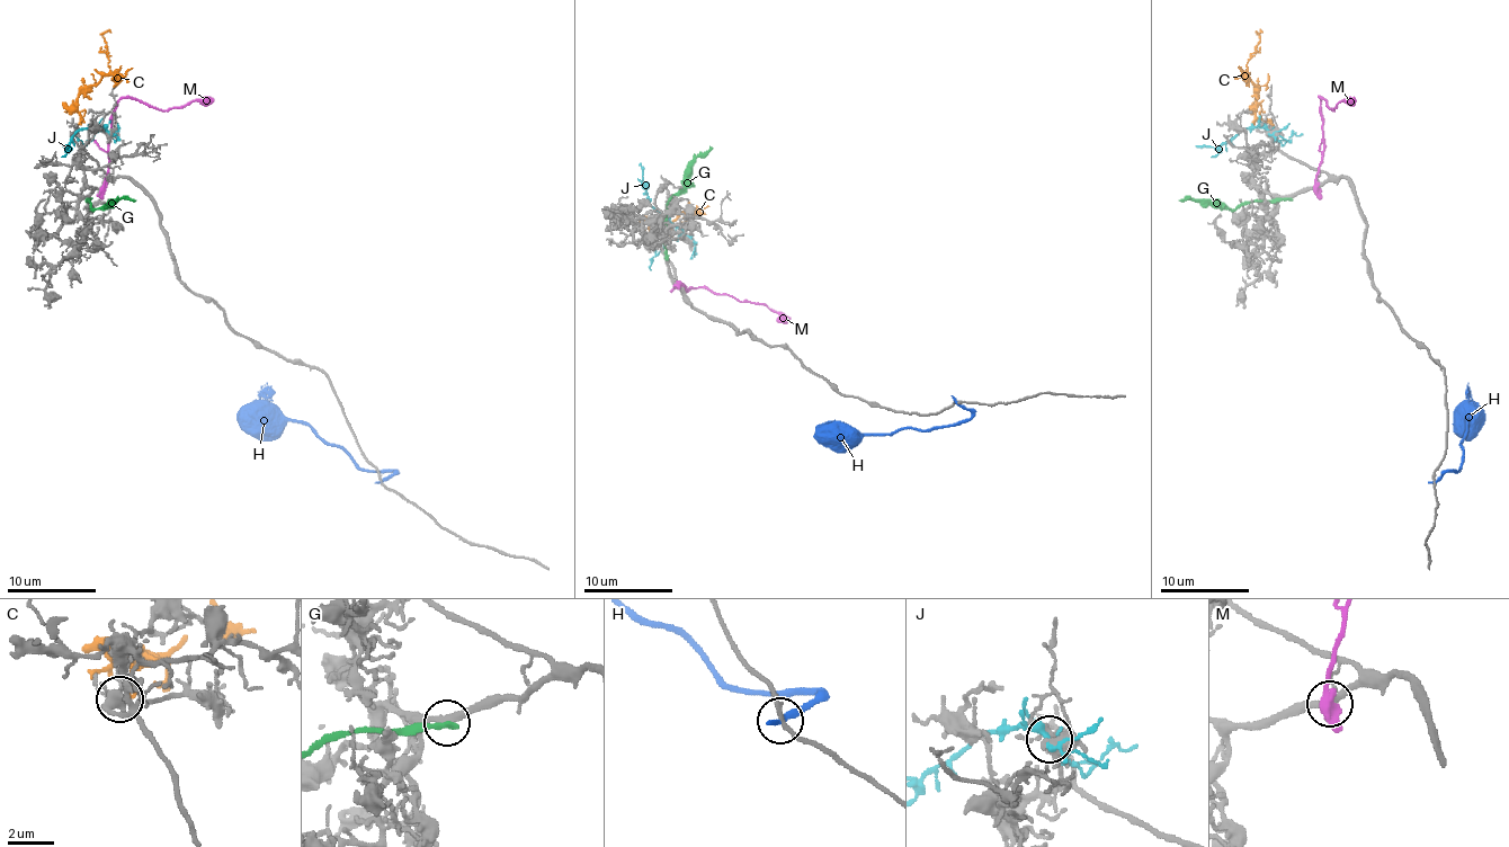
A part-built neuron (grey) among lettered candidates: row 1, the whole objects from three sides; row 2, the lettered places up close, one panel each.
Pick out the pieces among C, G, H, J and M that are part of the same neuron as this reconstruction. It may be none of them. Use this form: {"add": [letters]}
{"add": ["C"]}

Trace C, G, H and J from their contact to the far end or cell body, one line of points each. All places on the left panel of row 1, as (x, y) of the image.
C: (76, 126), (80, 122), (78, 97), (107, 73), (107, 42), (103, 35), (107, 30), (112, 33)
G: (89, 197), (94, 208), (125, 197), (134, 199)
H: (381, 482), (394, 471), (363, 471), (305, 422), (276, 420), (269, 416), (237, 418)
J: (107, 131), (100, 126), (80, 128), (67, 146), (62, 146)

